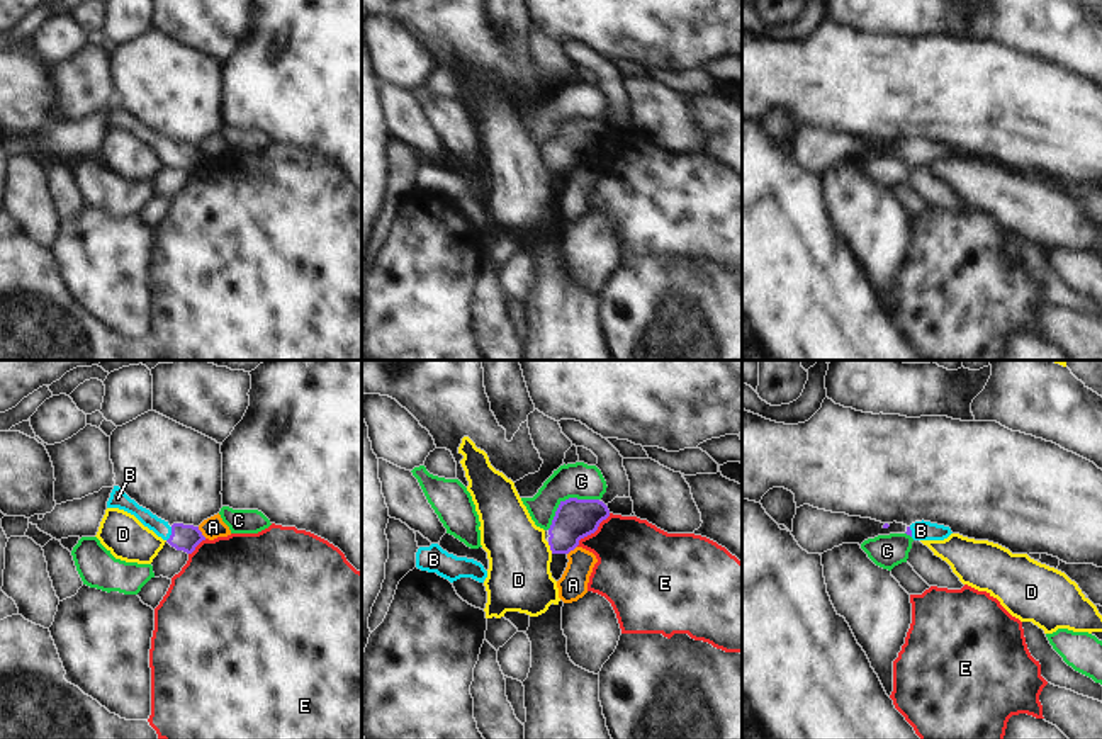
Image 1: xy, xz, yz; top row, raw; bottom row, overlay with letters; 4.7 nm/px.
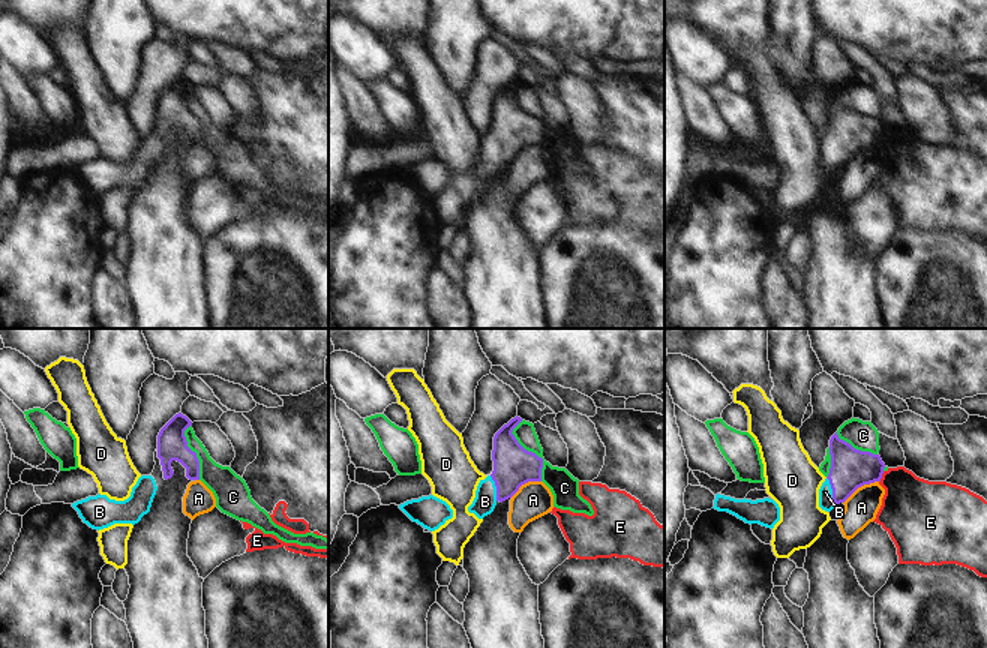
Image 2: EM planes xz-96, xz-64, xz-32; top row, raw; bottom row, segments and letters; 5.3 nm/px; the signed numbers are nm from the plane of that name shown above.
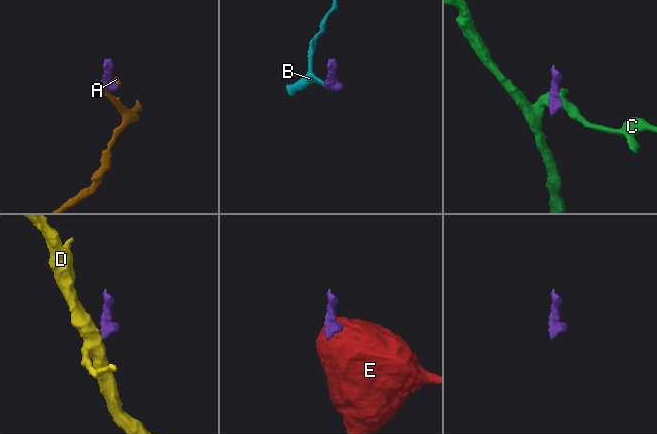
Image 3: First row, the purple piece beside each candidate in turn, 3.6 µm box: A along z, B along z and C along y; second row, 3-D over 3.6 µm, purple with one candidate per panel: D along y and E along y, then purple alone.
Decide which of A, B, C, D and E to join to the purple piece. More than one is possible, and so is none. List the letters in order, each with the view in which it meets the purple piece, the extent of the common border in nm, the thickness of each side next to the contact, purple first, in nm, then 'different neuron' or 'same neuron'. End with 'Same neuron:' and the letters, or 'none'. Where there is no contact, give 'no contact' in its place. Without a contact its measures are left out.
A: contact in xy; length 70 nm; calibres 130 and 100 nm; different neuron
B: contact in xy; length 80 nm; calibres 130 and 80 nm; same neuron
C: contact in xz; length 280 nm; calibres 190 and 170 nm; different neuron
D: contact in xz; length 60 nm; calibres 190 and 300 nm; different neuron
E: contact in xz; length 220 nm; calibres 190 and 380 nm; different neuron
Same neuron: B

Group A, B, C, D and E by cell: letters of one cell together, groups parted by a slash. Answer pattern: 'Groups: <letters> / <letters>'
Groups: A / B / C / D / E

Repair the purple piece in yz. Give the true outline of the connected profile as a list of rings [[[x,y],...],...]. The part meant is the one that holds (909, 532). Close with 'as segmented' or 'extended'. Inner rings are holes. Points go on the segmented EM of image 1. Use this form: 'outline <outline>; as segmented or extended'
outline [[[915,522],[910,527],[907,527],[907,535],[910,535],[914,540],[944,540],[953,532],[949,527],[931,523],[931,522]]]; extended

